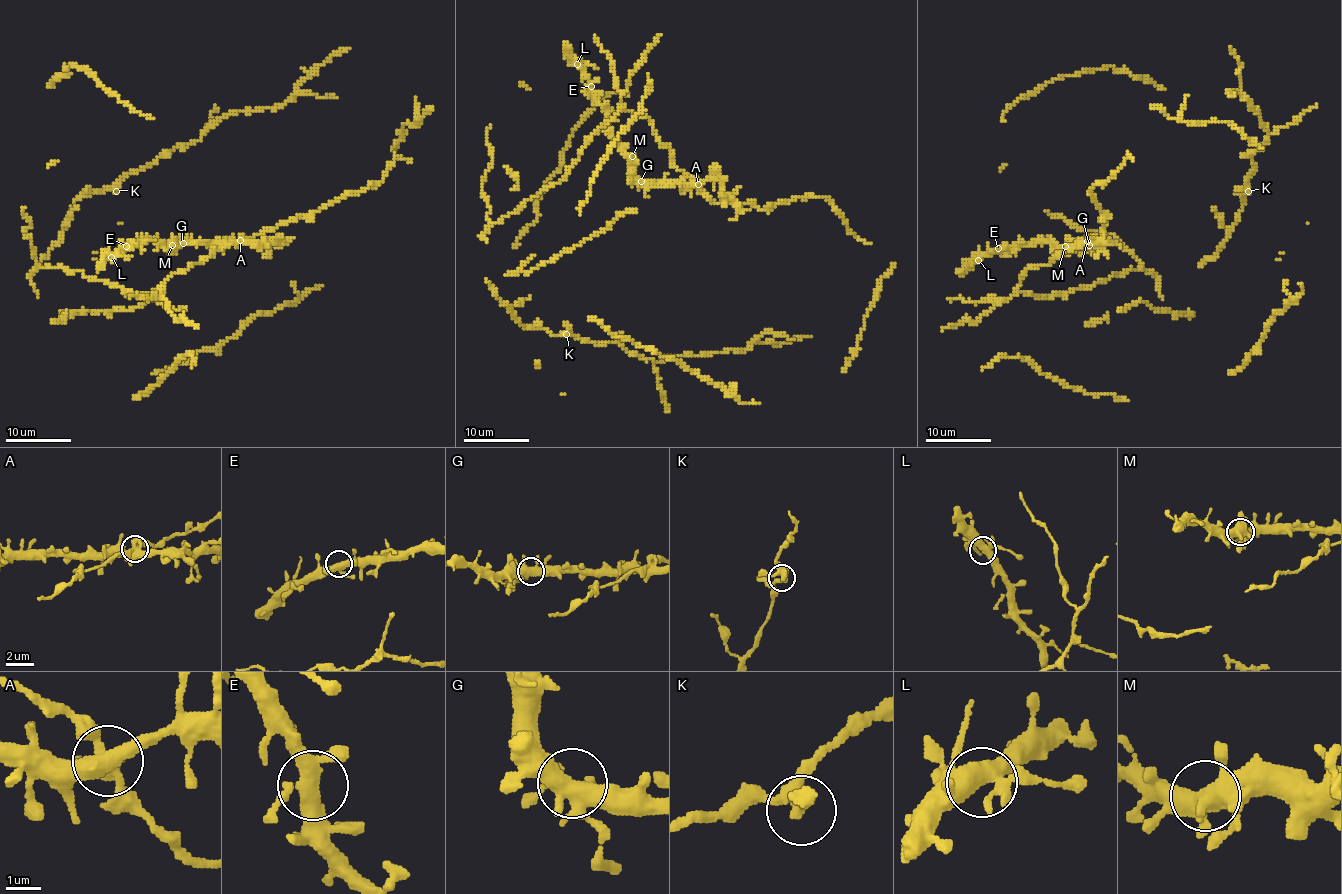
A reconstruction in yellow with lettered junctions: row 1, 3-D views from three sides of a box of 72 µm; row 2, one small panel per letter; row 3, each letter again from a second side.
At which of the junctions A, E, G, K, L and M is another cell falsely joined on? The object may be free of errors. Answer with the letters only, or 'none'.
none

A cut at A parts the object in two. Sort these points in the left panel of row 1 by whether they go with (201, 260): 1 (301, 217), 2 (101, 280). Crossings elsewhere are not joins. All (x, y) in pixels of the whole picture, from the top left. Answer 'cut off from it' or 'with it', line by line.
1: with it
2: cut off from it

